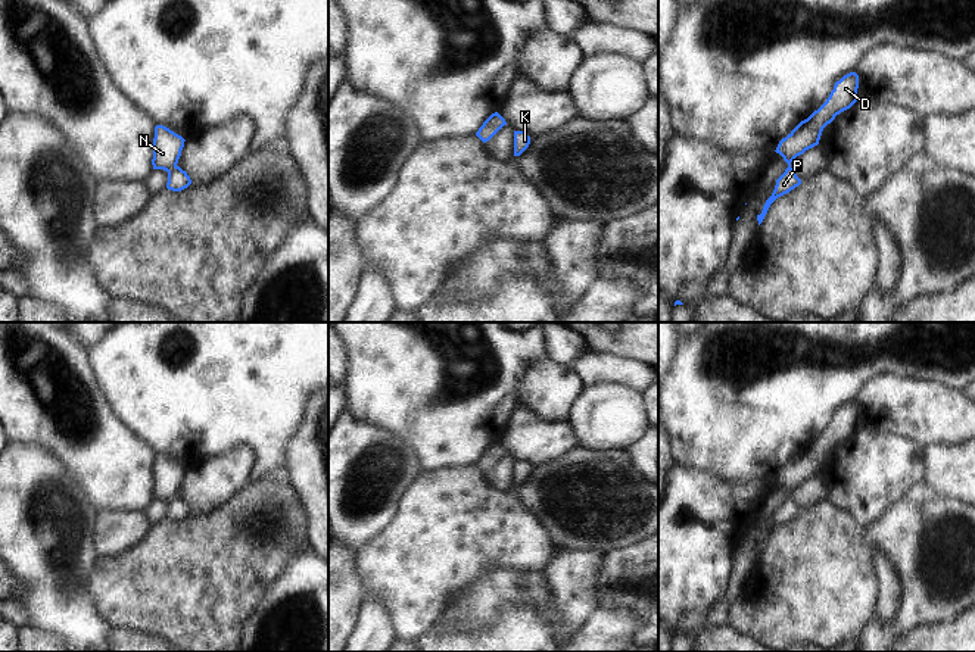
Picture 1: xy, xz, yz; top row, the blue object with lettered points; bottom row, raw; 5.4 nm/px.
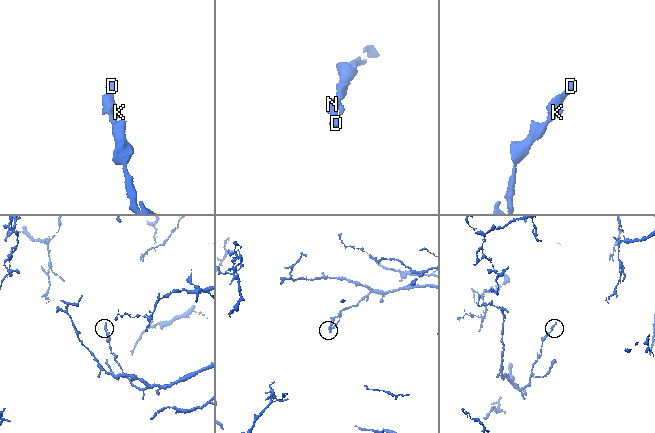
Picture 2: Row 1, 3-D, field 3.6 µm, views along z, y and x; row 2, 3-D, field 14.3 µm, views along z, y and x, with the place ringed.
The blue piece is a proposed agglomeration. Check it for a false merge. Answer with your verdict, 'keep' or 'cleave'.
keep

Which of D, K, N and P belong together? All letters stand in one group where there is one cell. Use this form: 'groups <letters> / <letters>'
groups D K N P

